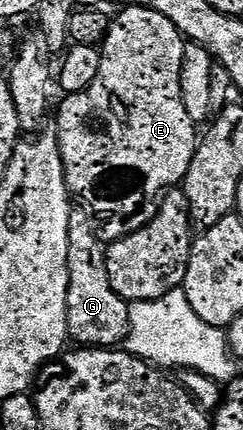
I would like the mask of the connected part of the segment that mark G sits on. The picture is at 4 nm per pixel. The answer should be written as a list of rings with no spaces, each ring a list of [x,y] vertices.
[[[83,207],[72,208],[69,219],[69,295],[67,296],[67,335],[76,346],[92,349],[114,349],[122,346],[129,335],[130,304],[113,291],[109,283],[107,270],[107,251],[104,242],[99,242],[95,229],[91,226],[92,218]]]

